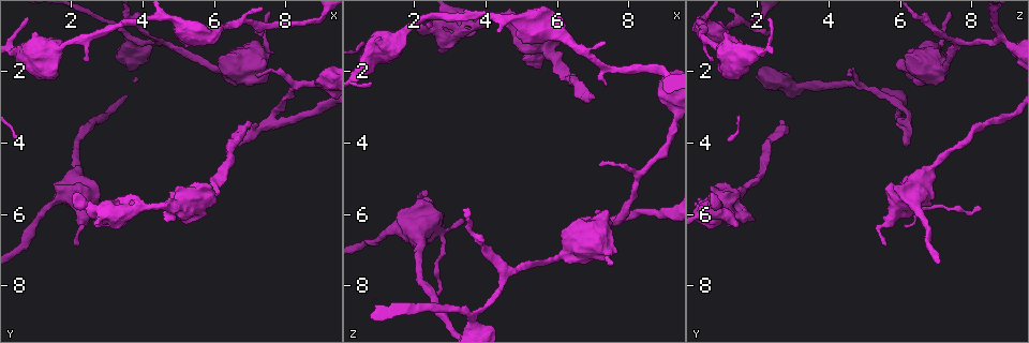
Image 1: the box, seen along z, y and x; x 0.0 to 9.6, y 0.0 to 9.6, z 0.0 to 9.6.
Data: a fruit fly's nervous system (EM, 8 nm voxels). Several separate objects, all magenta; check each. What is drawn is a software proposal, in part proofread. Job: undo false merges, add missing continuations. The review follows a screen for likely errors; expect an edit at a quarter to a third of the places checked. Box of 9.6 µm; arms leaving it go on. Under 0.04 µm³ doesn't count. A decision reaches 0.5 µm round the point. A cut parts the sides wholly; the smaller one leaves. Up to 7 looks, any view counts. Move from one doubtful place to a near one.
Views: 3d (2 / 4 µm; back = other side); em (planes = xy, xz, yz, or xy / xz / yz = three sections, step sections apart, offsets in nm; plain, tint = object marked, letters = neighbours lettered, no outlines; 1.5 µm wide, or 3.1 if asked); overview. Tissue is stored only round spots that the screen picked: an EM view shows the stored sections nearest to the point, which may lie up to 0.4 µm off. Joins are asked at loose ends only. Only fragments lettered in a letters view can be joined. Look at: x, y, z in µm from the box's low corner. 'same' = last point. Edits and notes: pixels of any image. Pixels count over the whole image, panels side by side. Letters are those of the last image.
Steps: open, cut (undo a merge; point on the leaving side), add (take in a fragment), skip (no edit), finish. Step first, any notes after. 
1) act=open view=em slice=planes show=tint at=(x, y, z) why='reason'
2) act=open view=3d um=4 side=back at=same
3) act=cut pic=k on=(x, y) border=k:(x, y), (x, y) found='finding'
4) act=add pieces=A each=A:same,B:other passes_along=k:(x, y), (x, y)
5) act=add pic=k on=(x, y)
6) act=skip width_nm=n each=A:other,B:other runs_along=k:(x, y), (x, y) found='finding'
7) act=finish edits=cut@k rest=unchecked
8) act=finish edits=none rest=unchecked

act=open view=3d um=4 side=back at=(2.20, 6.95, 5.65) why='free end'

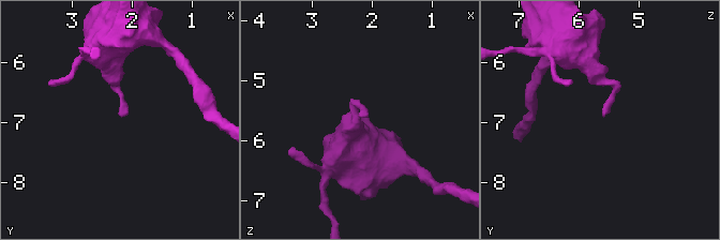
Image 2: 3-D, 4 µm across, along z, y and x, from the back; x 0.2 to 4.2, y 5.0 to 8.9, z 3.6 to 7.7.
act=open view=em slice=xy step=8 show=letters at=(2.20, 6.90, 5.55)

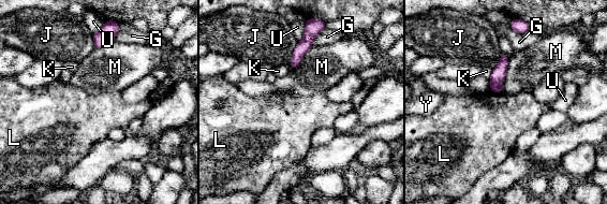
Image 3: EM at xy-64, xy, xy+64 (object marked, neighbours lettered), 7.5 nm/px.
act=open view=em slice=planes show=letters at=same

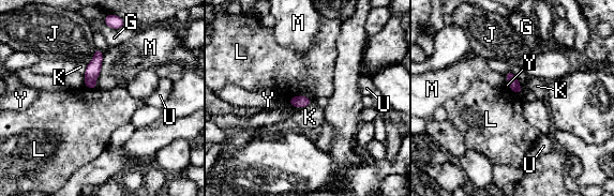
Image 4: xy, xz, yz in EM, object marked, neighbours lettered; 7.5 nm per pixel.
act=skip each=G:other,J:other,K:other,L:other,M:other,U:other,Y:other found='none of them fits'

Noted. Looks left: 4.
act=open view=3d um=2 side=back at=(7.60, 3.35, 6.15) why='arms part here'

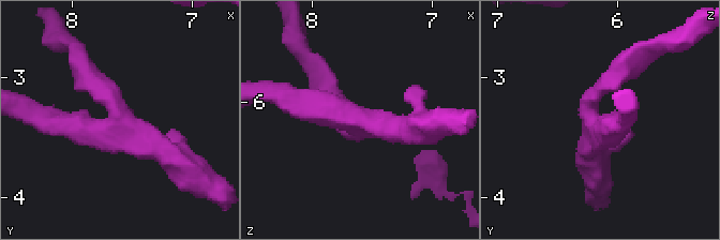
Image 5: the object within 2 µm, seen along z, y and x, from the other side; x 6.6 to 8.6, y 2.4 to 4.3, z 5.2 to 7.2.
act=open view=em slice=xy step=4 show=tint at=(7.62, 3.32, 6.20) why='now the EM'

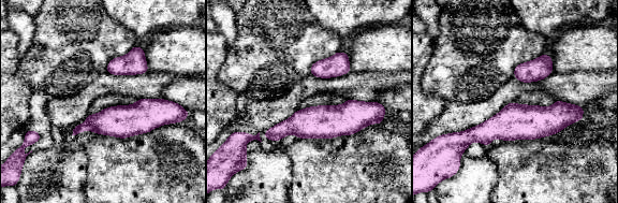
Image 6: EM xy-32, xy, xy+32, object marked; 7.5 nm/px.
act=open view=em slice=planes show=letters at=same

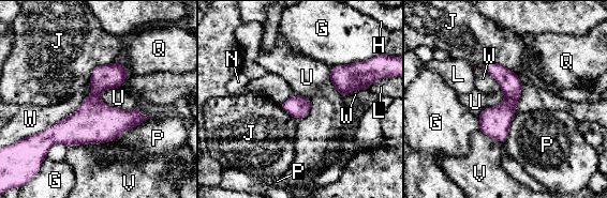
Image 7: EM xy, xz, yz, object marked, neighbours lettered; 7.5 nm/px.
act=skip each=G:other,H:other,J:other,L:other,N:other,P:other,Q:other,U:other,V:other,W:other border=7:(91, 85), (74, 111), (28, 137) found='one neuron here'

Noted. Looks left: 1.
act=finish edits=none rest=unchecked

